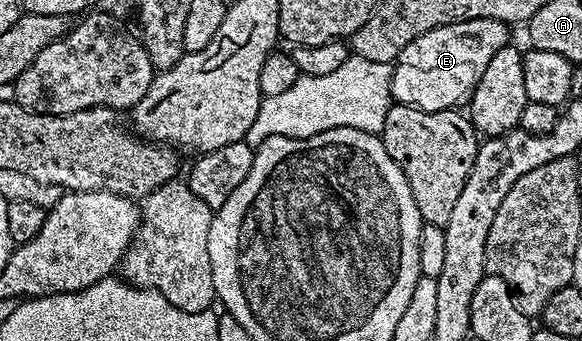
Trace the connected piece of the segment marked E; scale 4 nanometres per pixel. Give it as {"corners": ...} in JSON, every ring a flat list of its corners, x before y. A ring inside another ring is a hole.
{"corners":[[468,19,431,29,398,53,392,64,391,93,397,103,424,111,452,111,460,108,473,93,474,85,483,77,483,69,499,53,510,46,510,24,498,19]]}

